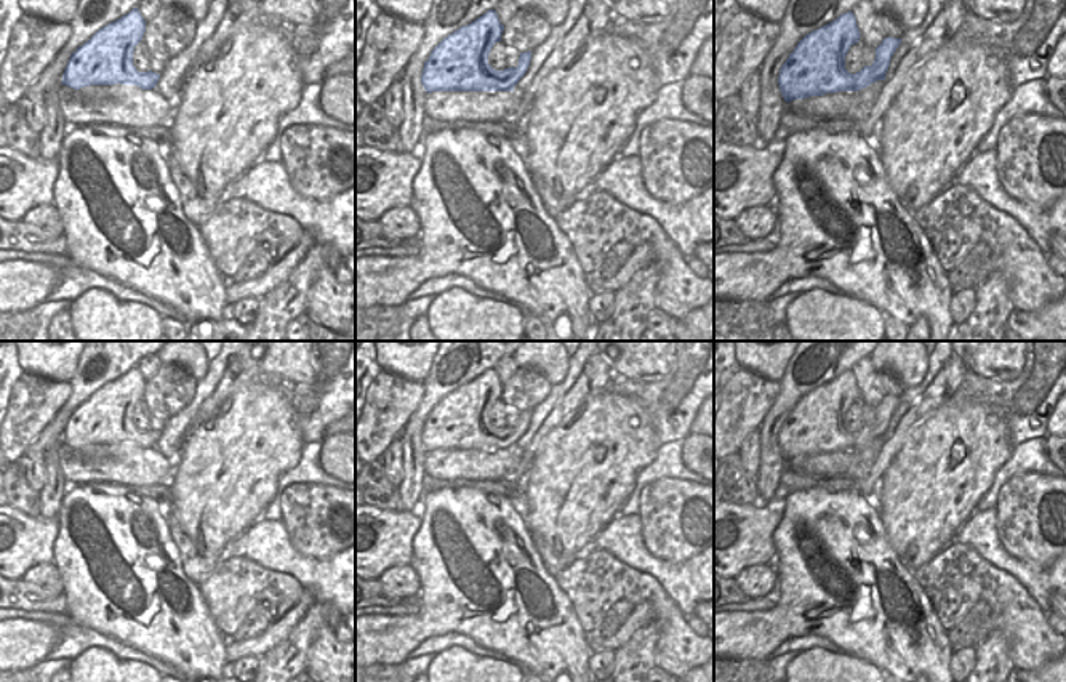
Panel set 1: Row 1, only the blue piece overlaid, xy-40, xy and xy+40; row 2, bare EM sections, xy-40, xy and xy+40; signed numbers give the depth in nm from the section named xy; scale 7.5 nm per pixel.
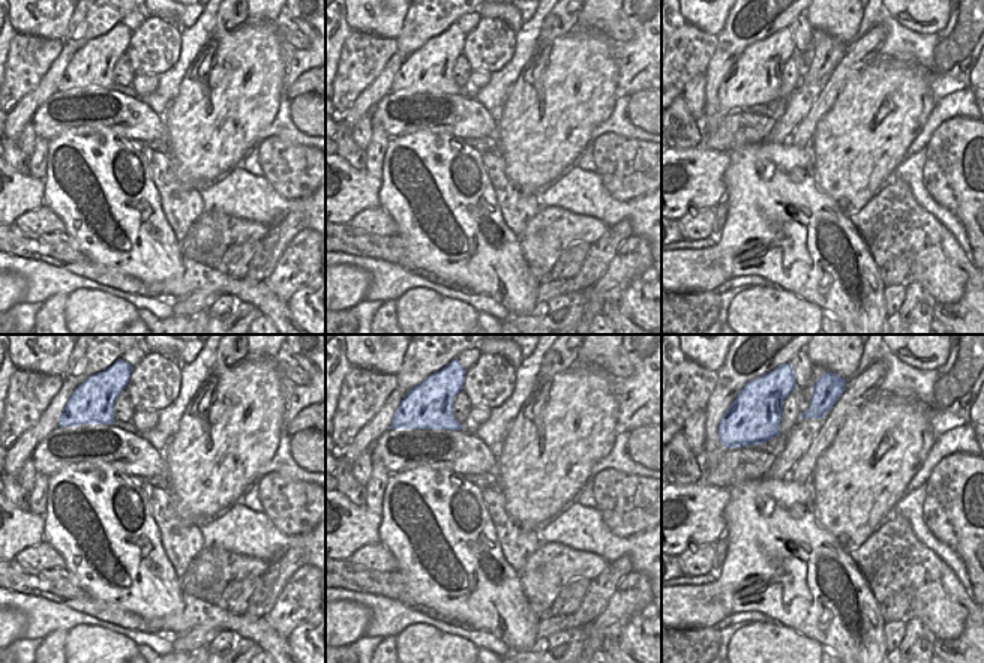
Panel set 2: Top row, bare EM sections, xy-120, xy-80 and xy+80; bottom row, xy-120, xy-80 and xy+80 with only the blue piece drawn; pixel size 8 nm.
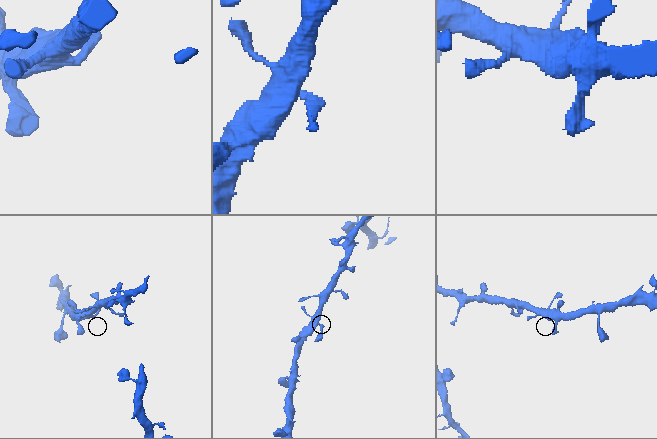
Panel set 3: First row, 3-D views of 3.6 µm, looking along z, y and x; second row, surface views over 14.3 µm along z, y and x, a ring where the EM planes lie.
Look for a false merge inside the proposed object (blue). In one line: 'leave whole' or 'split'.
leave whole

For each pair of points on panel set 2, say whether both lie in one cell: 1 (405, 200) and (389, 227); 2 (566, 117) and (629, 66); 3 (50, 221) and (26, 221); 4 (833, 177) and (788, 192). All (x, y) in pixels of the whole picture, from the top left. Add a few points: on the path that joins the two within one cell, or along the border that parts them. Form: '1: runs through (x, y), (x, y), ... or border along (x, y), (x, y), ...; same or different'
1: border along (380, 206), (392, 218), (398, 233); different
2: border along (609, 41), (615, 87), (620, 93); different
3: runs through (44, 221), (32, 221); same
4: border along (807, 149), (816, 185), (839, 209); different

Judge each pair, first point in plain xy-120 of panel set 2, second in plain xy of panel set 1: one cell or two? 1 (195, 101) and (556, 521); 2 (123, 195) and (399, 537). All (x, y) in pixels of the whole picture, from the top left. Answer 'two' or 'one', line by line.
1: one
2: two

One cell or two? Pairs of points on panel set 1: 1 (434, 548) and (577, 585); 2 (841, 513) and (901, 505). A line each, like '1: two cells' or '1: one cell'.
1: two cells
2: two cells

